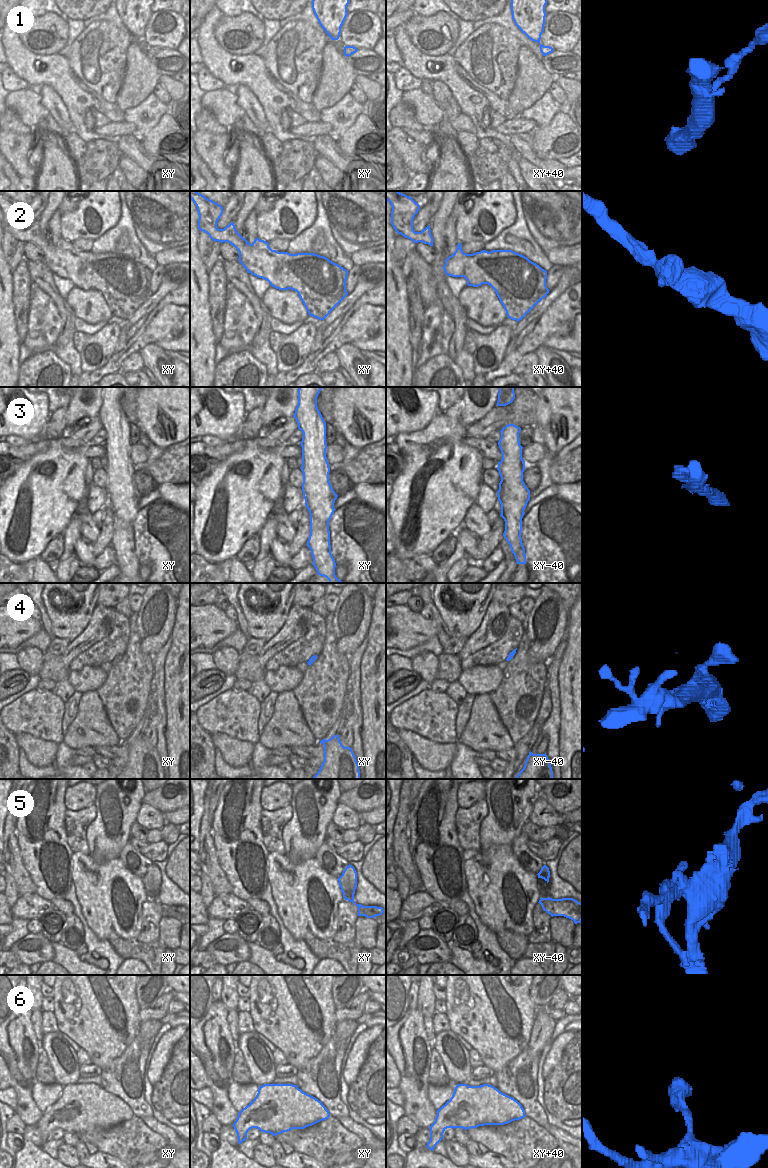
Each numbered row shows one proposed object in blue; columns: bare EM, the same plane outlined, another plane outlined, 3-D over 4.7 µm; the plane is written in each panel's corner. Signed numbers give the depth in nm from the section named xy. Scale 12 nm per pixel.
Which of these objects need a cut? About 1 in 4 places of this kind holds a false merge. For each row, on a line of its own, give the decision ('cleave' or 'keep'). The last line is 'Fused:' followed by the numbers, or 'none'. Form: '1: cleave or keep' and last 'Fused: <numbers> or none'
1: keep
2: keep
3: keep
4: keep
5: cleave
6: keep
Fused: 5

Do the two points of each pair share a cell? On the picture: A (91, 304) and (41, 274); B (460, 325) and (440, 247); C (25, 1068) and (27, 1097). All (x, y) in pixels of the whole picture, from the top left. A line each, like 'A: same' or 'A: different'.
A: different
B: same
C: same

